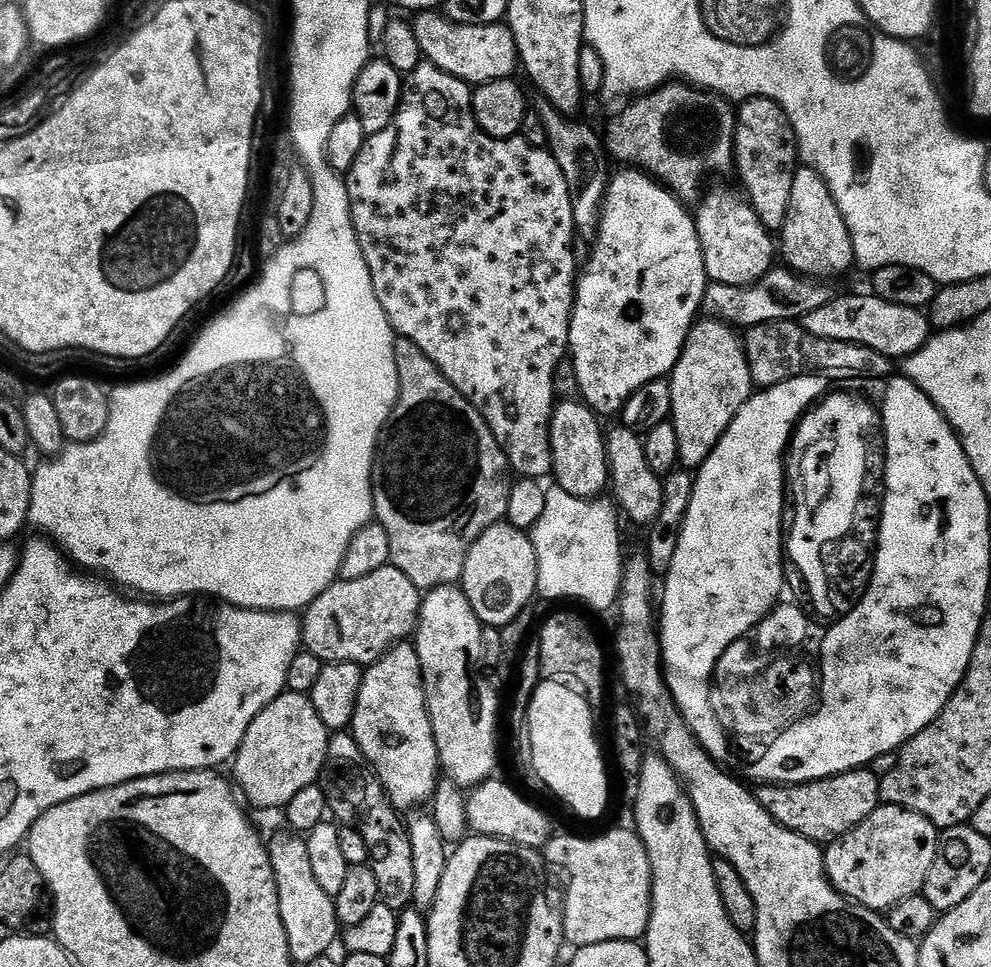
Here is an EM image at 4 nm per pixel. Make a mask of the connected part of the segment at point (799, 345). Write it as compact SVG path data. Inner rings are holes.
M790 320L749 328L743 333L742 343L744 357L748 360L748 369L752 375L752 383L760 390L773 388L776 384L792 380L801 374L851 374L856 378L884 378L893 371L891 370L893 361L887 356L850 342L834 342L811 336L799 323Z

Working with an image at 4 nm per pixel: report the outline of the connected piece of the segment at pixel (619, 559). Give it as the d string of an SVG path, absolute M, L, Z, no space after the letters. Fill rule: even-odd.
M559 486L547 489L545 509L530 529L538 574L536 591L548 600L581 600L596 612L615 609L624 578L626 556L620 553L617 509L604 498L574 498Z

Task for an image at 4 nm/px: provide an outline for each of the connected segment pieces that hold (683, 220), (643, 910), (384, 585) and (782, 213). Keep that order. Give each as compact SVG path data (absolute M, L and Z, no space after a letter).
M628 166L624 172L615 173L616 196L607 187L604 190L604 202L600 206L600 223L594 237L596 245L592 248L592 257L588 260L588 265L583 265L582 275L577 279L574 289L574 299L572 302L572 317L570 318L570 330L568 331L568 351L567 355L572 356L572 372L576 375L576 384L580 387L579 399L587 404L593 412L603 414L603 412L614 412L620 414L624 404L635 392L655 380L665 379L676 365L676 357L682 354L684 343L688 337L688 332L697 319L702 301L704 299L704 289L708 287L710 281L708 271L704 269L704 251L700 249L698 234L695 230L693 213L684 209L681 201L675 192L664 187L654 176L635 167Z
M631 827L628 828L612 828L601 836L592 837L556 834L546 845L547 863L557 864L568 879L568 893L562 906L562 913L568 919L564 940L577 949L611 940L639 941L648 931L648 918L652 914L652 867L646 846L639 835Z
M391 566L362 578L337 579L303 613L303 647L321 662L345 660L361 666L374 664L385 652L415 633L421 603L421 589L416 588L402 570Z
M764 97L745 100L736 112L732 154L734 172L740 175L746 199L756 211L760 223L769 230L783 228L788 217L792 173L798 167L796 136L792 133L788 115L775 102Z

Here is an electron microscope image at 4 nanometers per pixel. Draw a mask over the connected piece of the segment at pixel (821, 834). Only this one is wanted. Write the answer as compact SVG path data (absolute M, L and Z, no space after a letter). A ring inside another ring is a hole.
M872 770L844 772L841 776L831 776L828 780L809 780L807 784L792 787L764 786L760 790L758 792L760 804L778 823L817 842L831 842L838 836L845 836L855 824L862 823L882 800L882 784L878 776L876 780Z

